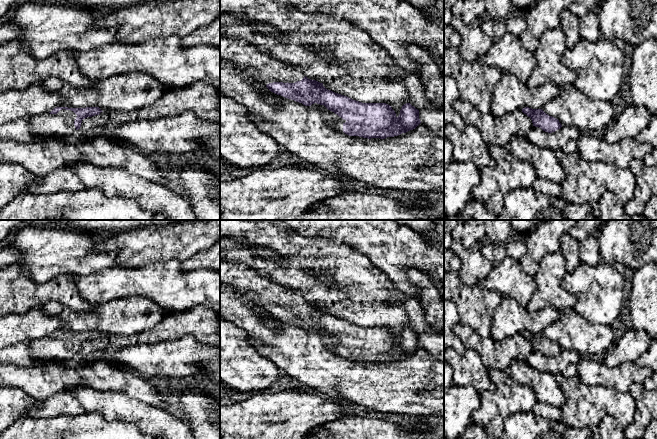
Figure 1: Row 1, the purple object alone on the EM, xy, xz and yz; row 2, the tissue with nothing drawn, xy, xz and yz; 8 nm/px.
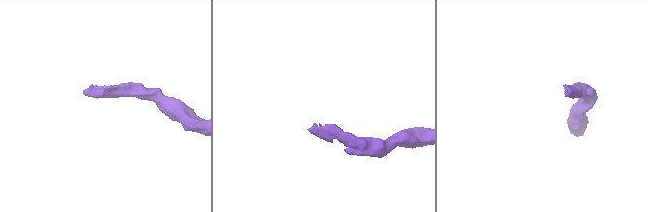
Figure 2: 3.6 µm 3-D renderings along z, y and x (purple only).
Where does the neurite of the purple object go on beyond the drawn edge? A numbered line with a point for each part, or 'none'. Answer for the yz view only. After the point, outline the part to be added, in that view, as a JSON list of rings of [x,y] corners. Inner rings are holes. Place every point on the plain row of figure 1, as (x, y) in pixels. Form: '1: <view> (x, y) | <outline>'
none

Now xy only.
1: xy (62, 347) | [[[60,334],[57,338],[44,337],[28,343],[31,354],[40,360],[62,359],[73,357],[77,339],[71,334]]]

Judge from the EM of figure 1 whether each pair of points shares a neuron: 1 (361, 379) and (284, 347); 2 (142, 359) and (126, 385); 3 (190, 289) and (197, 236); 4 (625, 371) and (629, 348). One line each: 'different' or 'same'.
1: same
2: different
3: different
4: different

